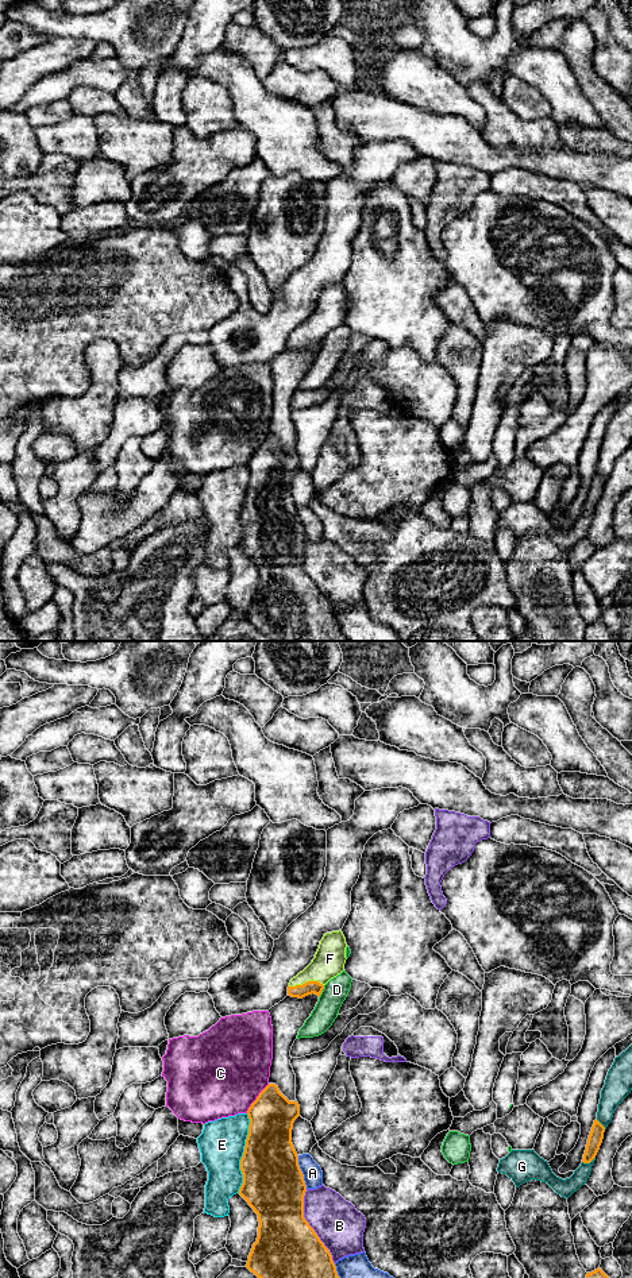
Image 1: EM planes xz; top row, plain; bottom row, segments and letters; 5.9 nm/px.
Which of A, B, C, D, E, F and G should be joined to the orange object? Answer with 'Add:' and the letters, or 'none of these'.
Add: F

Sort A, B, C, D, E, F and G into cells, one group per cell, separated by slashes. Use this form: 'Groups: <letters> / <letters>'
Groups: A / B / C / D / E / F / G

